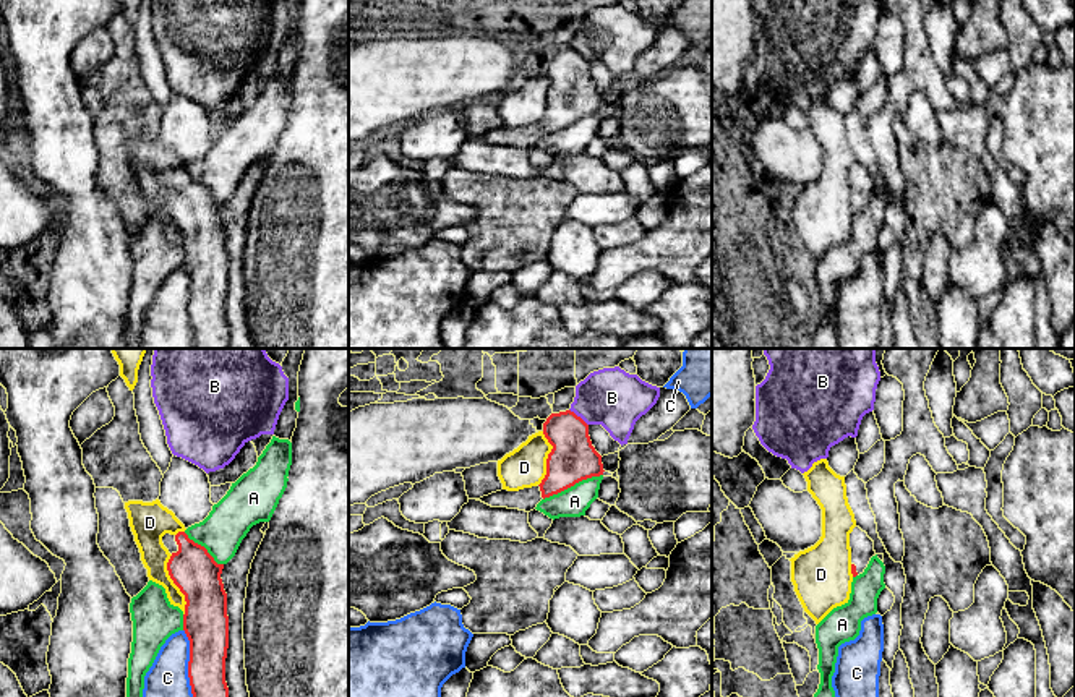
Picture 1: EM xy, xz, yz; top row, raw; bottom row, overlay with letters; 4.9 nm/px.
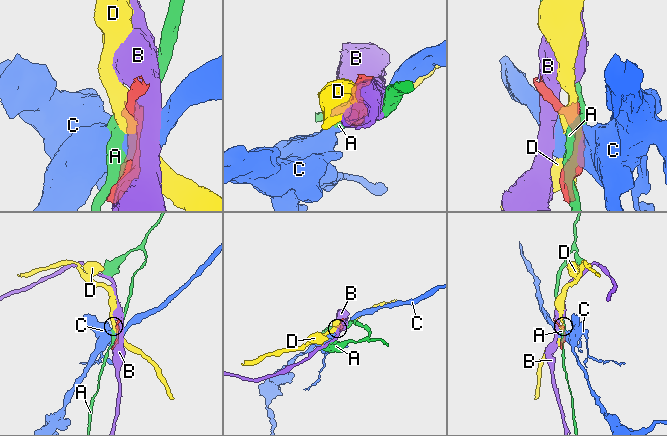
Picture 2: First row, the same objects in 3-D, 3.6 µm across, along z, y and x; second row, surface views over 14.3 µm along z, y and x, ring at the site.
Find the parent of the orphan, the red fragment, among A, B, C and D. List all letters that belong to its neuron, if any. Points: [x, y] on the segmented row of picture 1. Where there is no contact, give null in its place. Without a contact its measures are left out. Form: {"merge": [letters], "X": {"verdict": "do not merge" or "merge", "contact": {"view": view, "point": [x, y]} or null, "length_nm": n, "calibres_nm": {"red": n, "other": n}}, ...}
{"merge": [], "A": {"verdict": "do not merge", "contact": {"view": "xz", "point": [573, 485]}, "length_nm": 320, "calibres_nm": {"red": 220, "other": 150}}, "B": {"verdict": "do not merge", "contact": {"view": "xz", "point": [579, 417]}, "length_nm": 130, "calibres_nm": {"red": 220, "other": 300}}, "C": {"verdict": "do not merge", "contact": {"view": "xy", "point": [188, 663]}, "length_nm": 340, "calibres_nm": {"red": 220, "other": 200}}, "D": {"verdict": "do not merge", "contact": {"view": "xy", "point": [175, 584]}, "length_nm": 320, "calibres_nm": {"red": 220, "other": 140}}}

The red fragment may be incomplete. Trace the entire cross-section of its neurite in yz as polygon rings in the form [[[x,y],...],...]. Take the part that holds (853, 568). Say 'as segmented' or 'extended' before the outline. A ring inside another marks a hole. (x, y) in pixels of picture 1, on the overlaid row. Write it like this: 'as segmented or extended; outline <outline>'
extended; outline [[[854,527],[850,533],[850,548],[851,548],[851,574],[853,577],[864,572],[874,551],[874,541],[863,532],[859,527]]]

